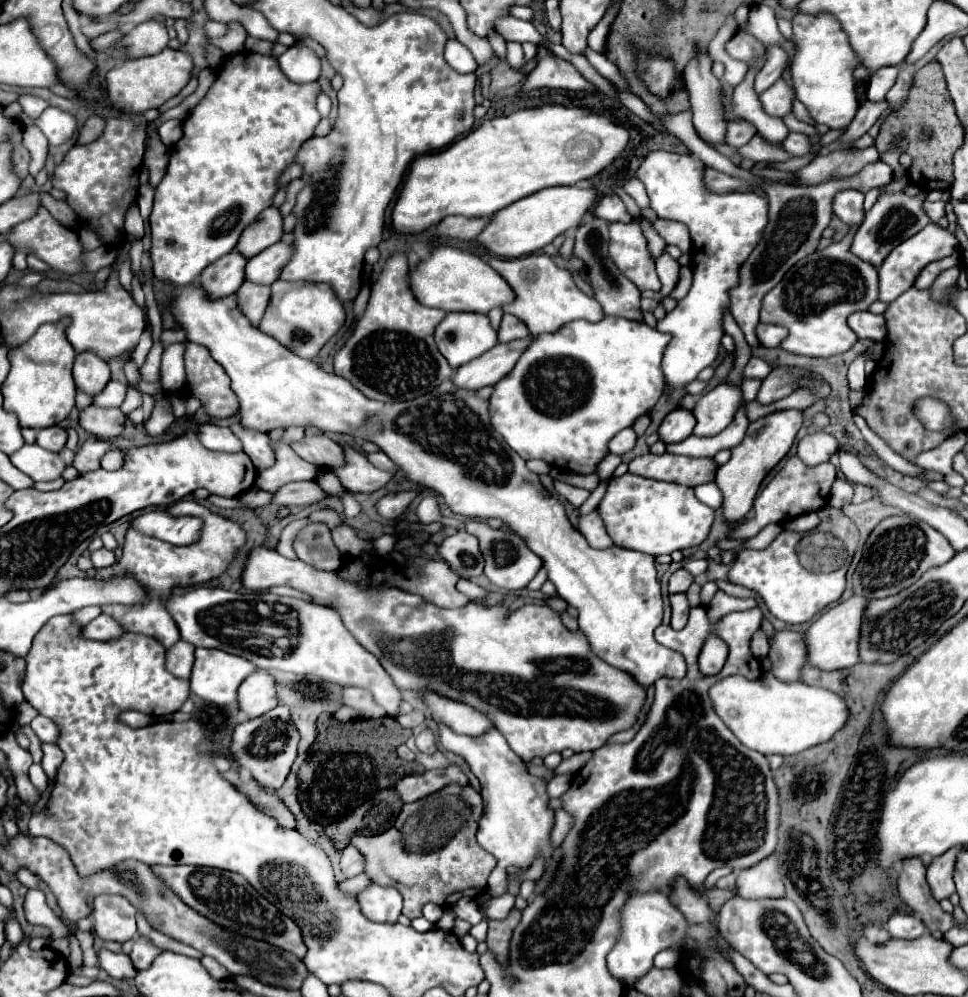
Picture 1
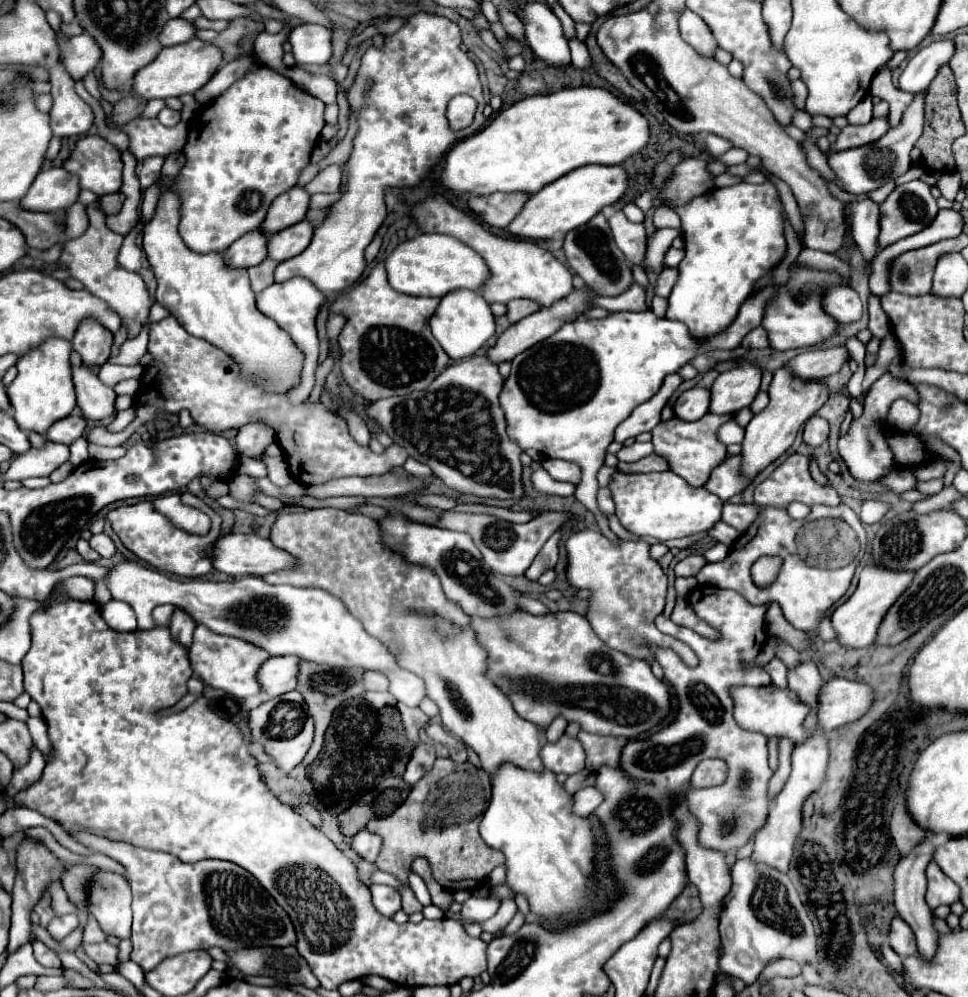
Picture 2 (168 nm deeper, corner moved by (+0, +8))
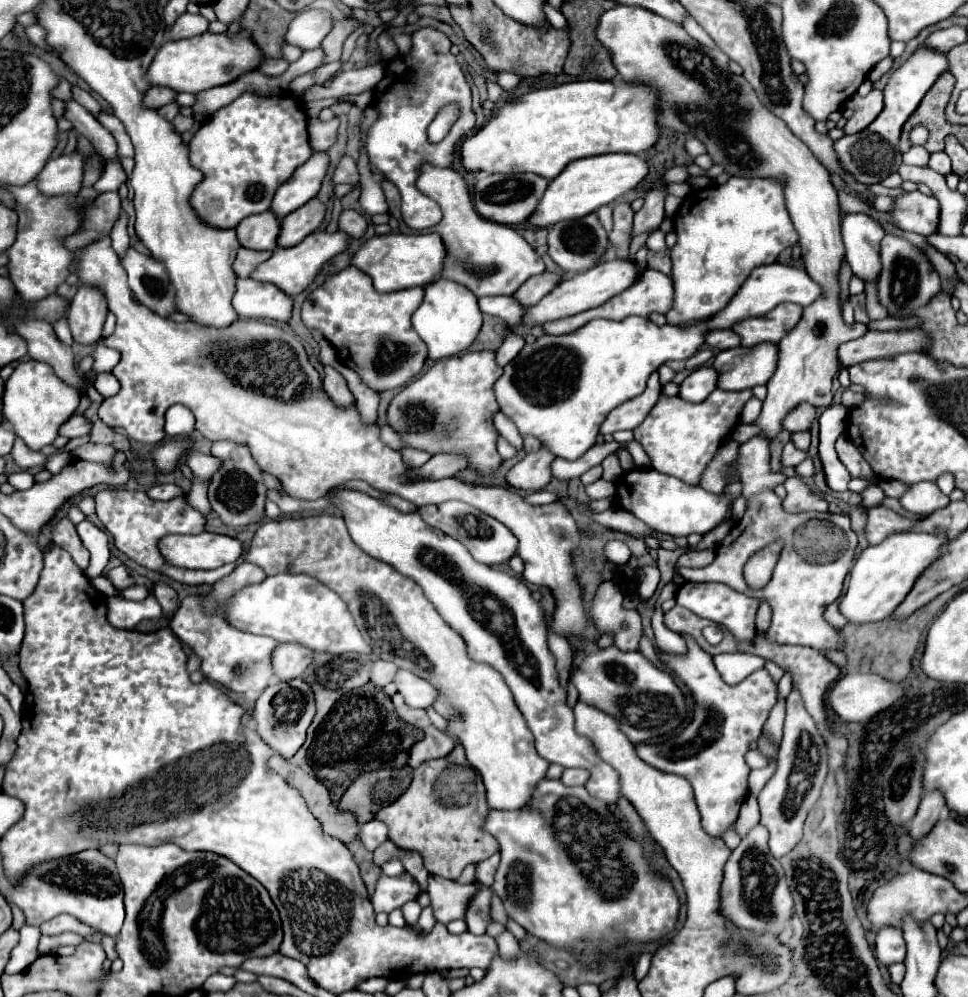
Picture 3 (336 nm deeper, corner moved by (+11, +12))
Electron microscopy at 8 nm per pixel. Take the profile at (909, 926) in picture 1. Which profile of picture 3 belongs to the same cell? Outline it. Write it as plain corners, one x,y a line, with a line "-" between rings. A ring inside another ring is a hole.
891,925
879,929
877,939
875,939
875,957
883,965
891,965
891,963
903,961
903,957
905,957
903,931
901,929
895,929

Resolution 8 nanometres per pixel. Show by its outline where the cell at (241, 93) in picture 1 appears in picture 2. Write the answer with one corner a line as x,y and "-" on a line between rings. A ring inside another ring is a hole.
254,67
244,79
236,81
226,93
222,93
214,103
208,105
208,109
200,111
196,117
192,117
188,121
188,143
184,147
184,153
186,153
186,165
184,169
180,171
180,175
176,177
176,189
180,191
182,195
182,207
180,207
180,213
182,213
182,219
180,219
180,235
184,237
184,243
188,247
192,247
194,251
198,253
208,253
208,251
226,251
238,237
242,237
244,233
250,233
254,229
258,229
262,225
262,221
266,219
266,213
268,213
268,207
272,205
272,201
288,191
290,187
294,187
298,183
298,177
300,177
300,171
310,163
310,155
314,151
314,145
318,141
318,135
324,127
324,103
320,99
316,99
314,95
306,93
304,89
296,87
288,77
276,73
274,69
270,67

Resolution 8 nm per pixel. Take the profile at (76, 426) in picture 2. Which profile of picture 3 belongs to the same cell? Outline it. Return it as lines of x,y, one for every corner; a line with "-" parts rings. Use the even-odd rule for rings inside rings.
71,415
69,421
65,421
61,427
59,427
59,435
61,437
67,437
67,439
73,439
73,437
81,437
81,435
87,435
91,431
91,423
83,417
83,415

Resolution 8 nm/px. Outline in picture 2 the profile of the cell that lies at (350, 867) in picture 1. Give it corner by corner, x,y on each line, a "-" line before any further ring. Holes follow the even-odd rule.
360,831
352,837
352,847
360,857
364,857
368,861
376,861
376,857
382,849
382,837
376,833
370,833
370,831

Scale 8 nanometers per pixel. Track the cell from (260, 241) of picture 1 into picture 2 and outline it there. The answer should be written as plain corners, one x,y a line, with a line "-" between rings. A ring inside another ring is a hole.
296,185
286,193
282,193
280,197
274,199
274,205
270,205
266,223
262,223
262,229
266,229
266,233
272,235
302,221
308,211
310,197
312,195
302,185

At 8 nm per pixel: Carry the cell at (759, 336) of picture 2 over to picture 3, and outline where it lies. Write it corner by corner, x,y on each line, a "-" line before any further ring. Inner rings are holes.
715,329
715,331
707,333
705,343
717,351
723,351
723,349
737,347
741,341
739,341
739,335
733,333
731,329

